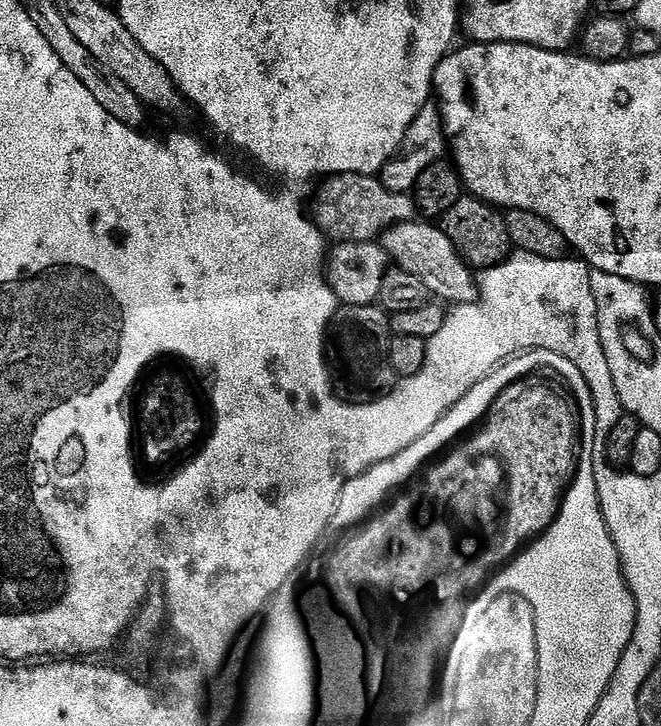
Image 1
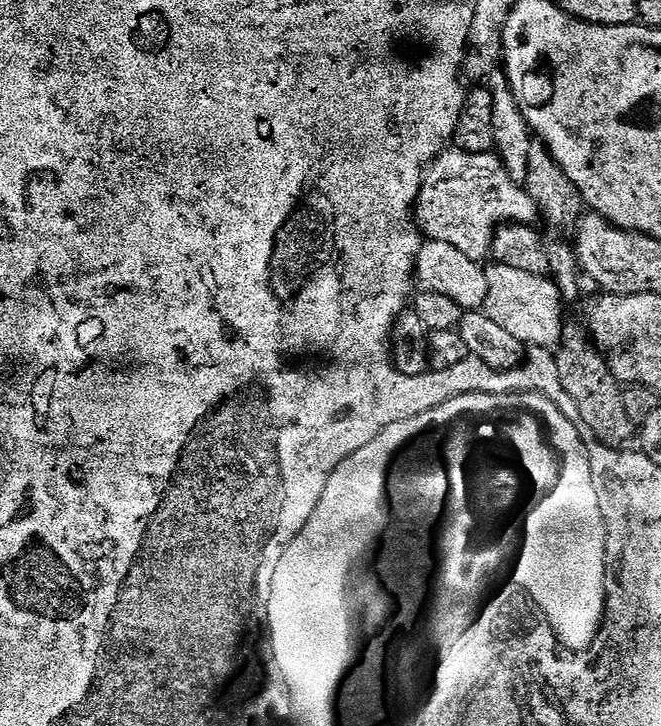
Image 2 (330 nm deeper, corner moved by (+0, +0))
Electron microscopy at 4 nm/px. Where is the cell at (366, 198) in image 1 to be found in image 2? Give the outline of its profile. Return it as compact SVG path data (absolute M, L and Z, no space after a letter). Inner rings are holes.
M446 150L424 173L414 219L427 239L450 242L450 246L462 250L466 258L484 262L489 259L492 239L501 224L535 225L538 209L532 195L510 178L495 151L470 154Z

